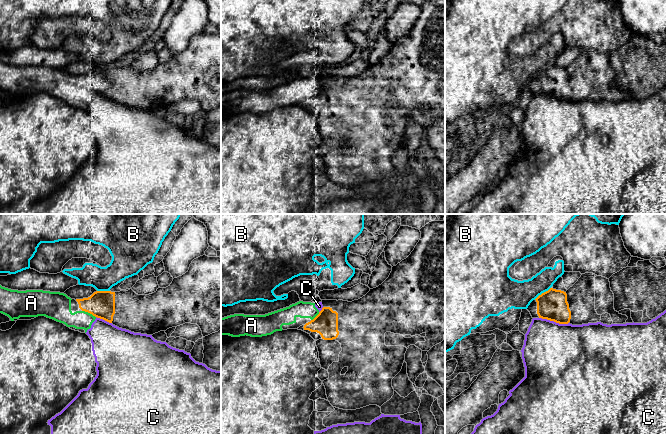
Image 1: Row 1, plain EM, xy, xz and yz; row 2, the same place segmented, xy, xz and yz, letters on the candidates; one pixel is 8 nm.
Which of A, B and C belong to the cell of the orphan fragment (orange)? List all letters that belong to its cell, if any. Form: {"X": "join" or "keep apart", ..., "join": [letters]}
{"A": "join", "B": "keep apart", "C": "keep apart", "join": ["A"]}

